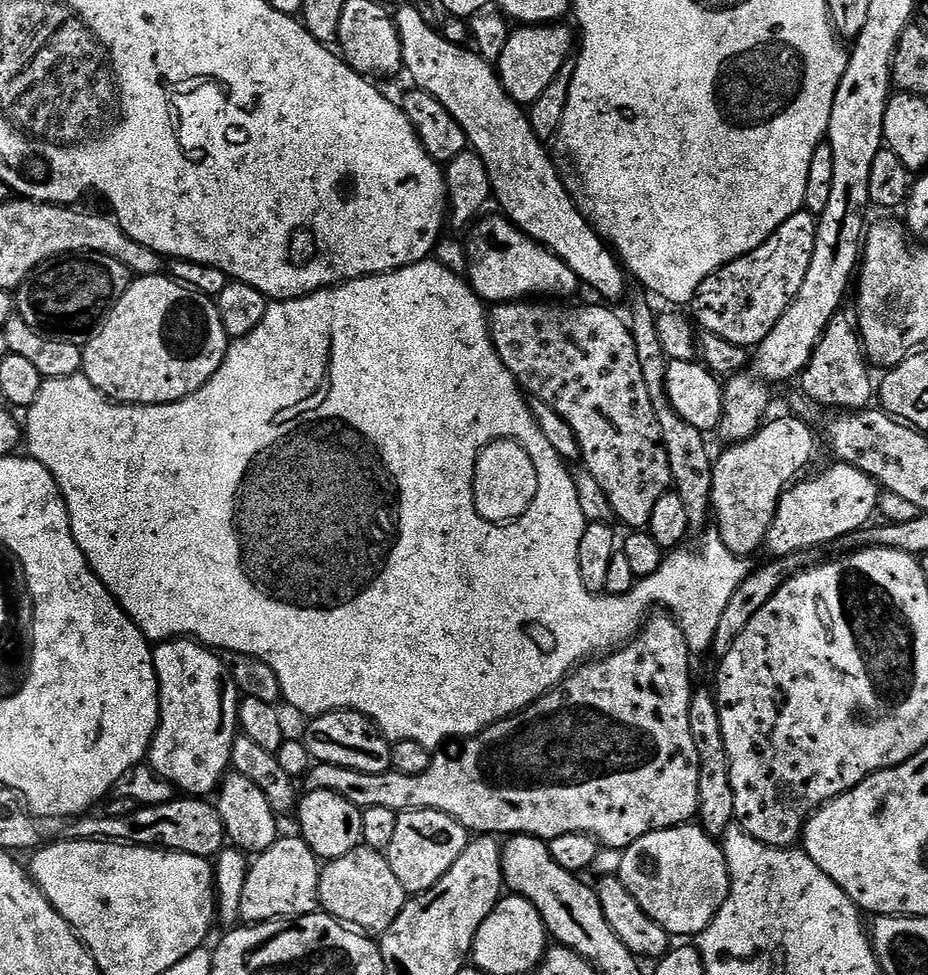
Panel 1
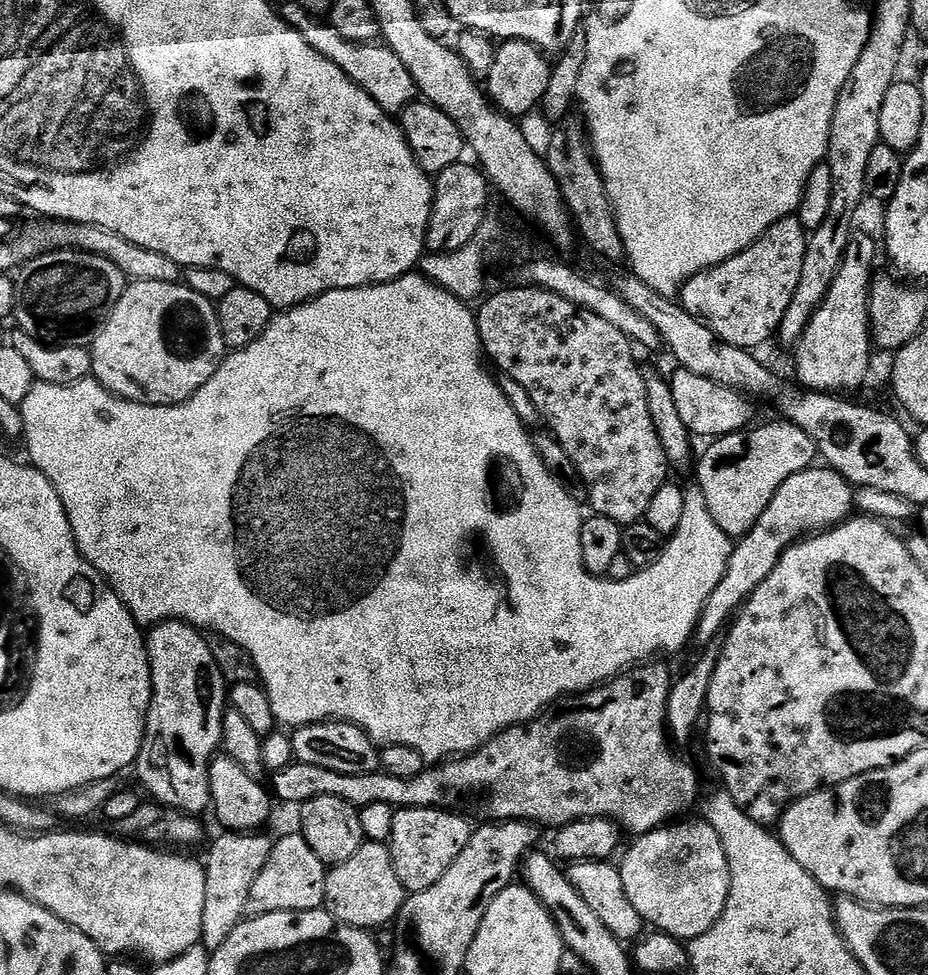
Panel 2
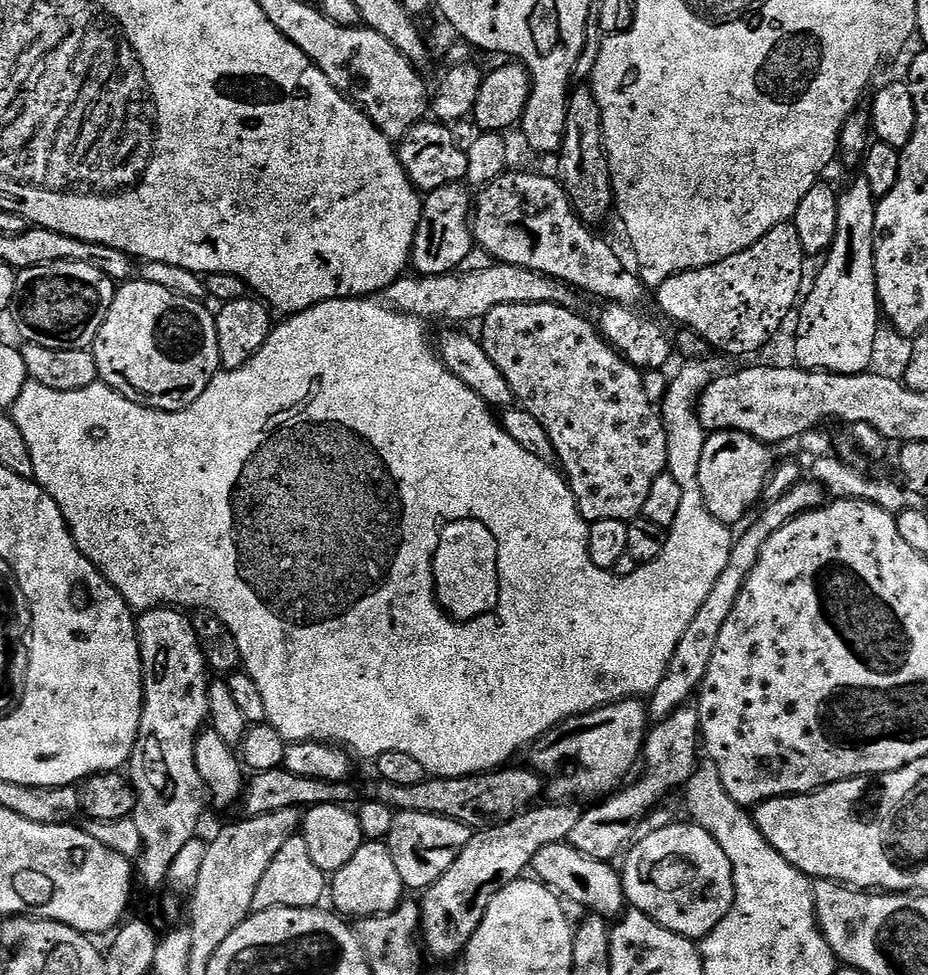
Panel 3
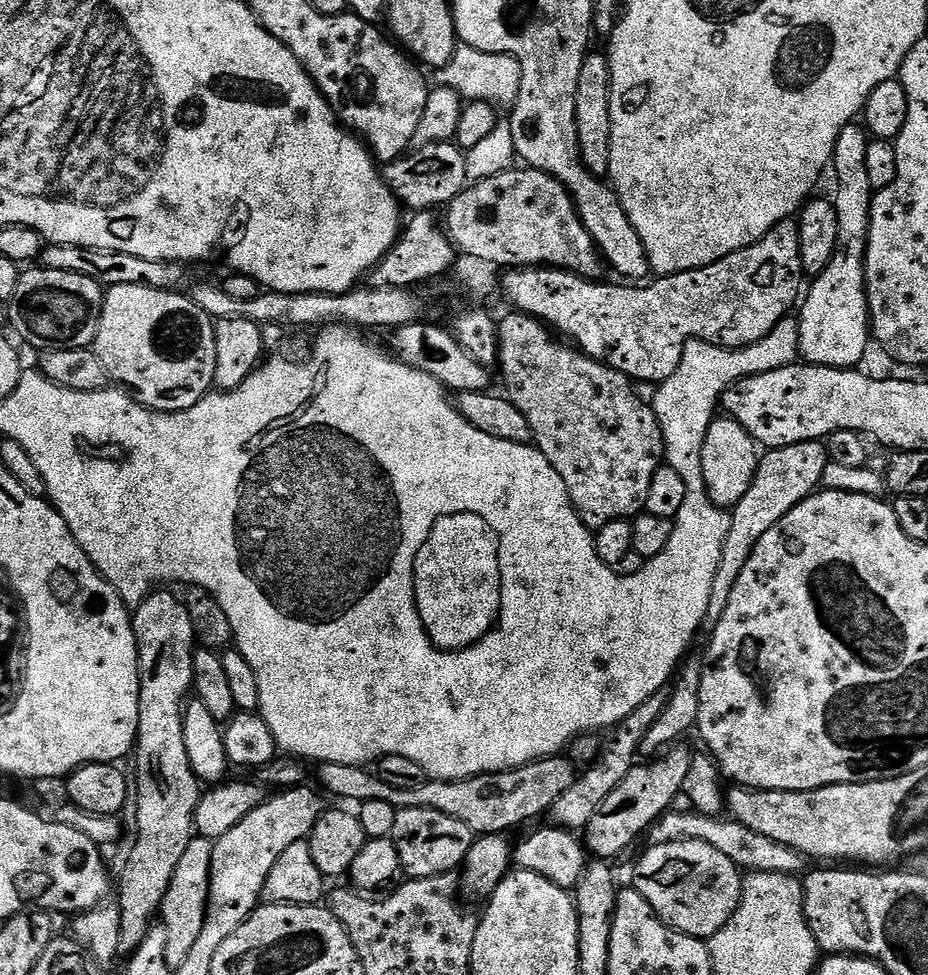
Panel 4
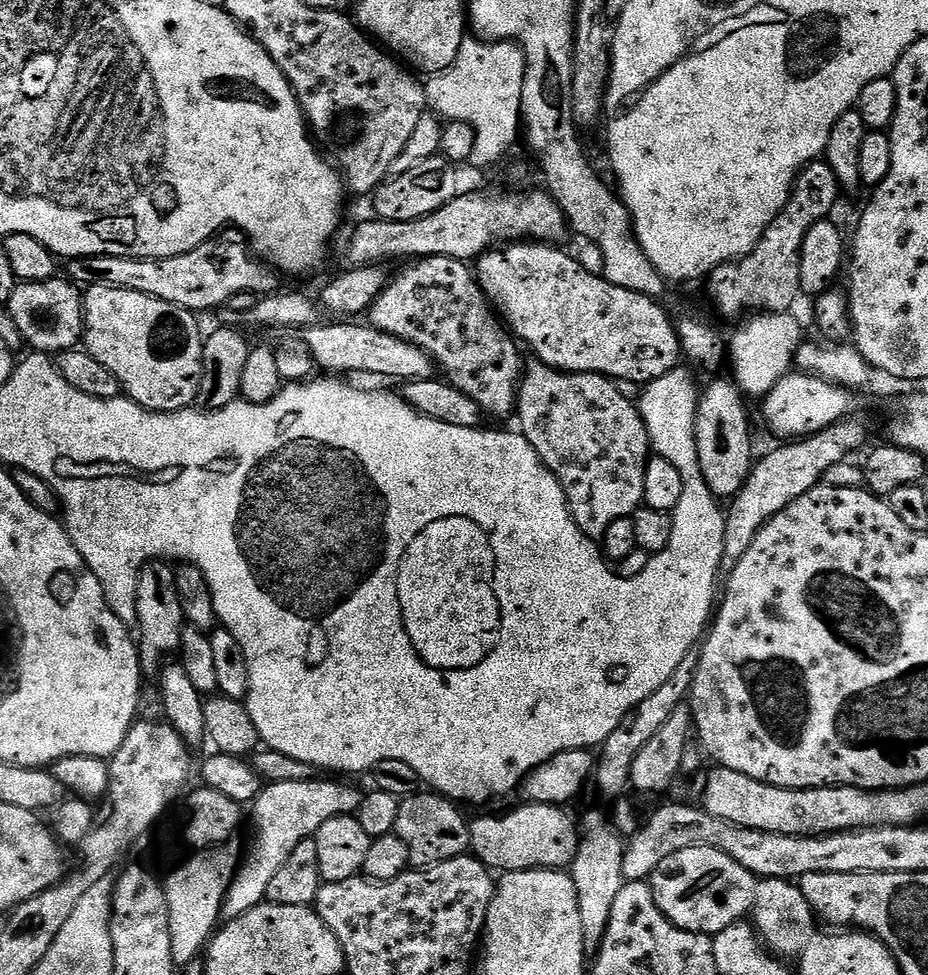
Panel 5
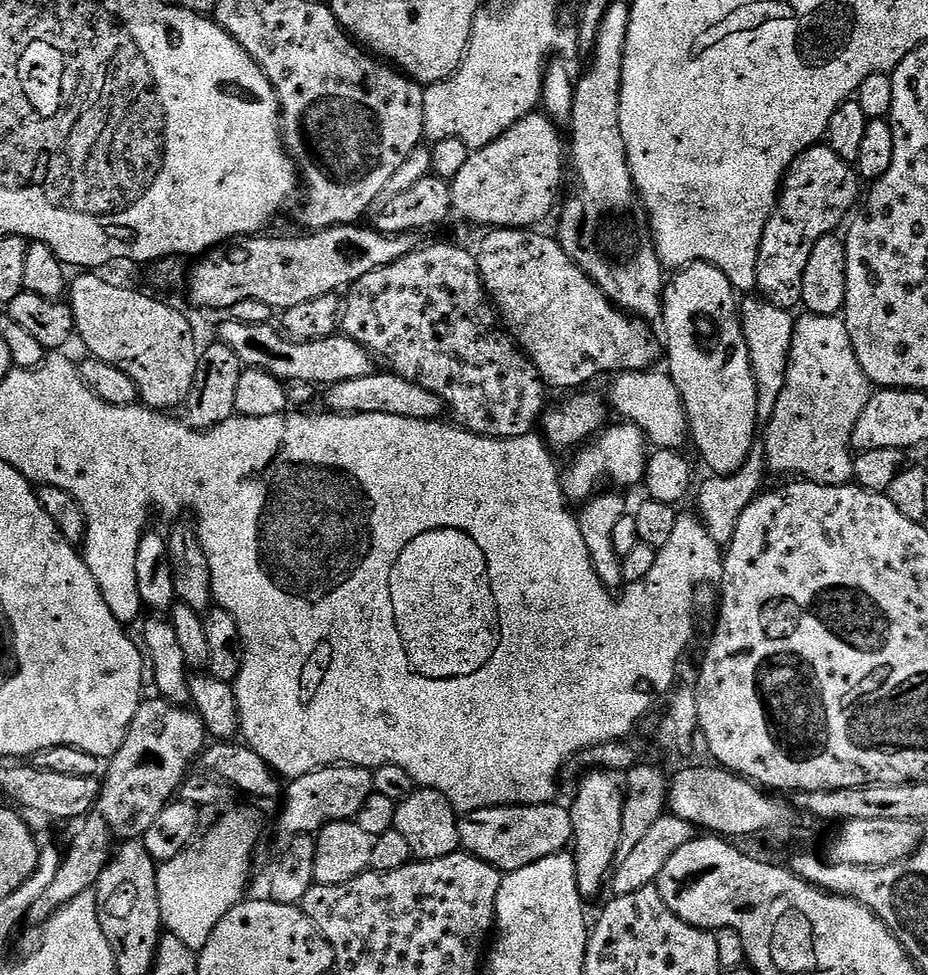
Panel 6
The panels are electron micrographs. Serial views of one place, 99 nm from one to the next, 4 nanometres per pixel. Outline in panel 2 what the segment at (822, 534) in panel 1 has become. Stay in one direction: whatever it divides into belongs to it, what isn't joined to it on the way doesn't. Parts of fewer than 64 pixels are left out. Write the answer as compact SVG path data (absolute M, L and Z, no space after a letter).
M813 466L790 474L790 478L786 478L786 482L778 486L778 494L770 498L770 506L762 510L762 518L758 518L758 522L745 536L735 541L726 574L722 574L722 582L718 582L714 594L710 594L710 598L706 600L700 621L696 624L695 643L707 646L729 627L730 621L752 597L754 590L758 590L758 586L762 586L762 582L770 578L774 566L778 566L780 556L788 548L813 534L838 527L853 512L853 485L833 468Z

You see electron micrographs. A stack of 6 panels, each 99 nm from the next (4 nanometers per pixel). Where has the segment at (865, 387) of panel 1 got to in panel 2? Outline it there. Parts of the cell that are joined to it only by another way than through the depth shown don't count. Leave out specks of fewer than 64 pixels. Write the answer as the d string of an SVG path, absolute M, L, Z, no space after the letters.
M853 235L850 246L822 306L810 318L799 344L795 345L796 376L805 389L829 394L852 394L864 384L872 368L872 323L868 296L872 293L872 263L876 260L876 244L868 236Z

